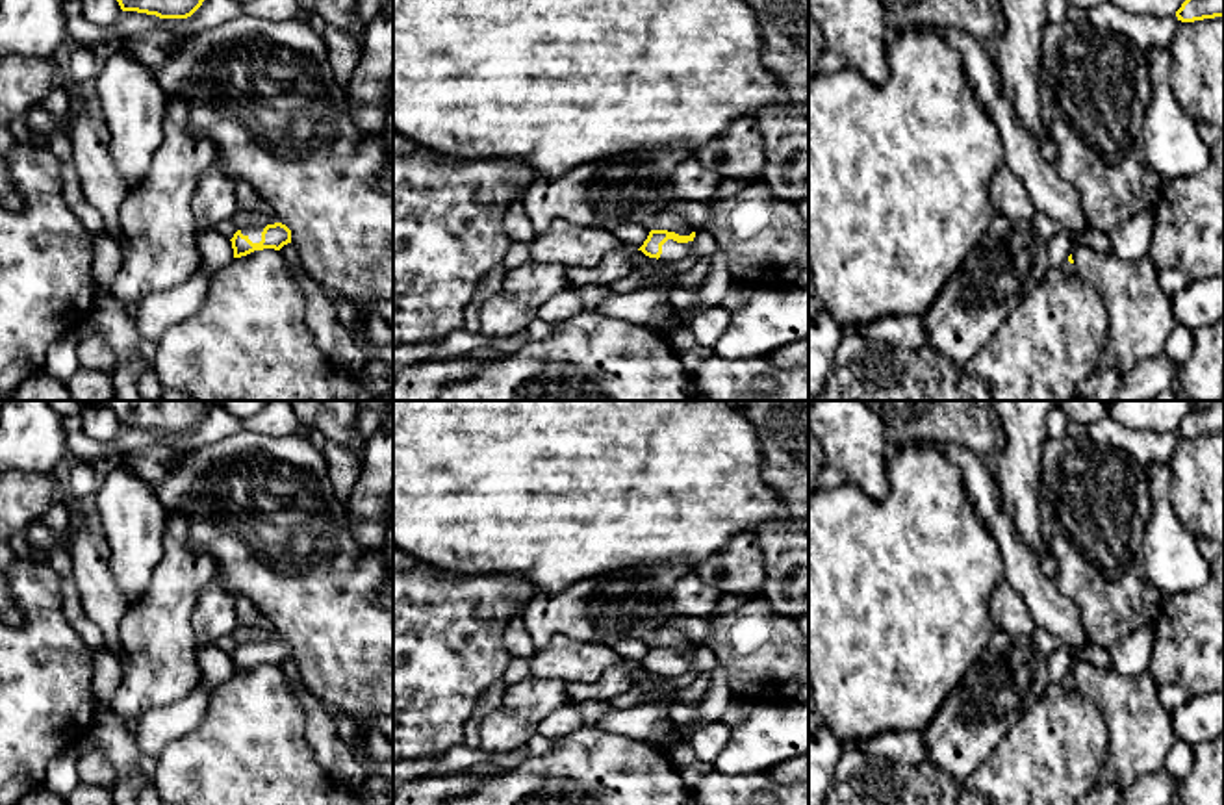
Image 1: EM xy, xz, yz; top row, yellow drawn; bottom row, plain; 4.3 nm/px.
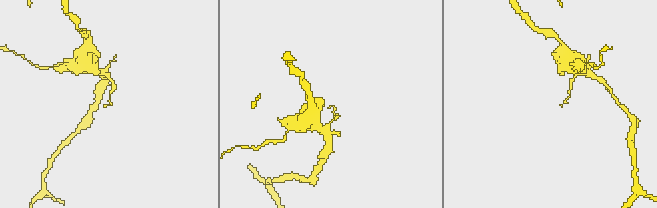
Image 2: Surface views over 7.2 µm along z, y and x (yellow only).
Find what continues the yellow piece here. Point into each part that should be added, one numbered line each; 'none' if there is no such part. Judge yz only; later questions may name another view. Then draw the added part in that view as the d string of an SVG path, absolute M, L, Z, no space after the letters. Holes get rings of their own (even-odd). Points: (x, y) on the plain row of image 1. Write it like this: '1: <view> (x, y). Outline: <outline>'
none

